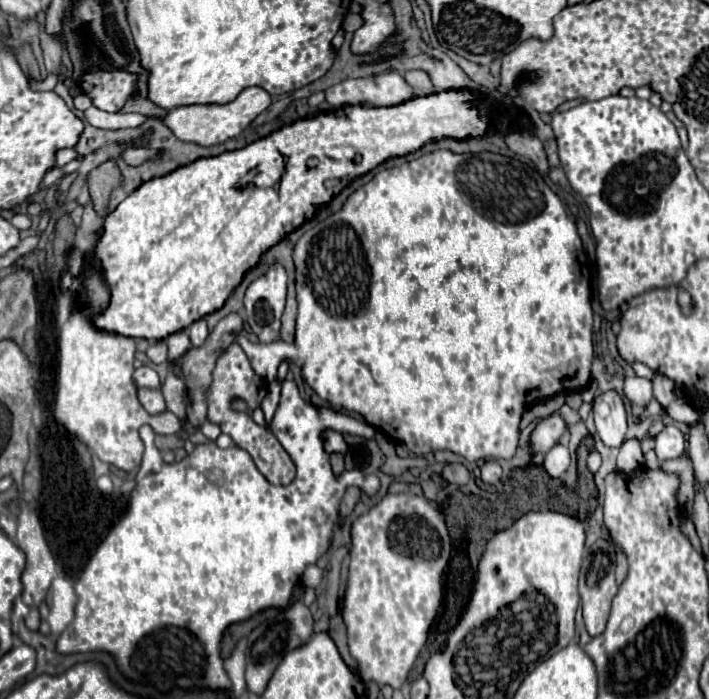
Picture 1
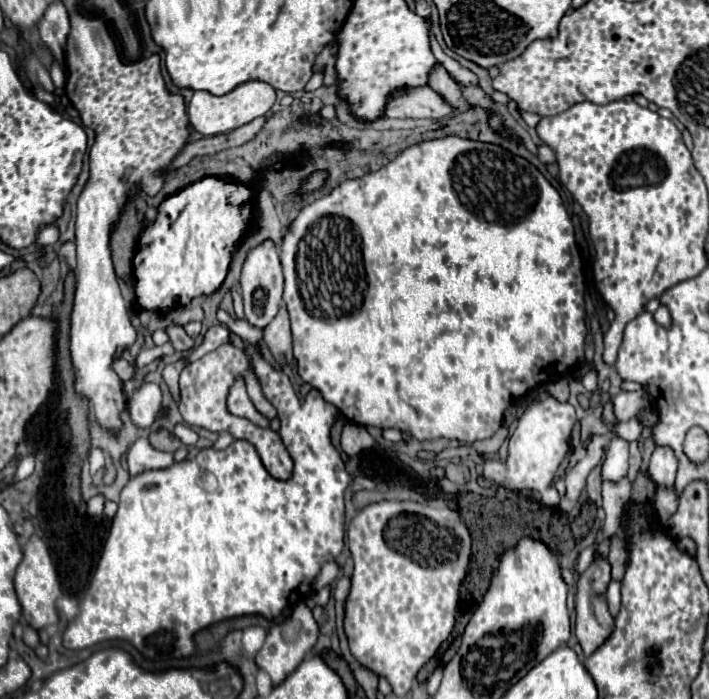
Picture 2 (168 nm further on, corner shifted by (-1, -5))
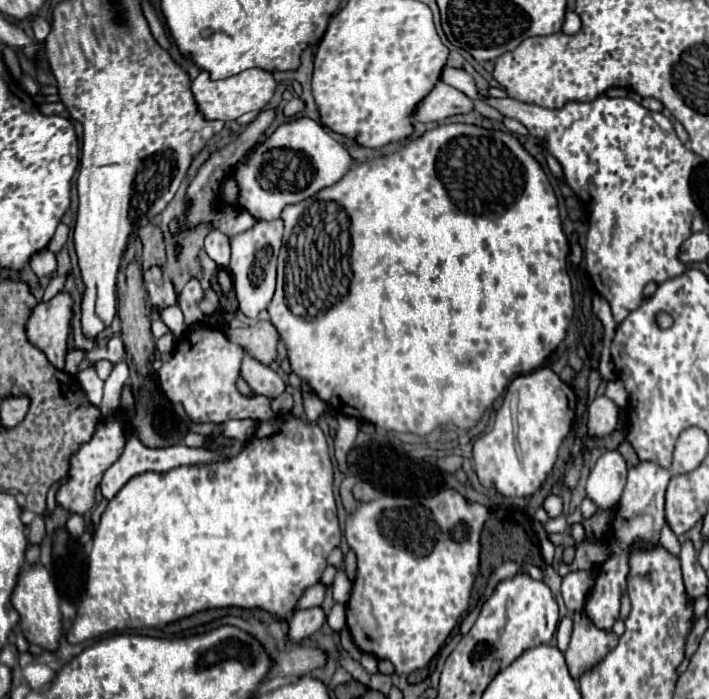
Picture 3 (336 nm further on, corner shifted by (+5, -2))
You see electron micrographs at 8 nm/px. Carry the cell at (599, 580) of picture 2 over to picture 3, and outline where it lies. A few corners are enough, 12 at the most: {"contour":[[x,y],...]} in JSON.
{"contour":[[584,612],[574,614],[566,656],[578,680],[616,648],[618,636],[598,630]]}

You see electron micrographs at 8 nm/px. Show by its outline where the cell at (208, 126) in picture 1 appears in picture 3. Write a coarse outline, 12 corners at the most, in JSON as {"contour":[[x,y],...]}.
{"contour":[[260,68],[224,80],[208,72],[192,82],[208,120],[260,112],[276,80]]}

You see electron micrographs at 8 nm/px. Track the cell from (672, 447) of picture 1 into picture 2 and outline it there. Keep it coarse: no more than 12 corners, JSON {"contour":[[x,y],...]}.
{"contour":[[656,447],[648,469],[654,483],[672,487],[678,471],[674,451]]}

